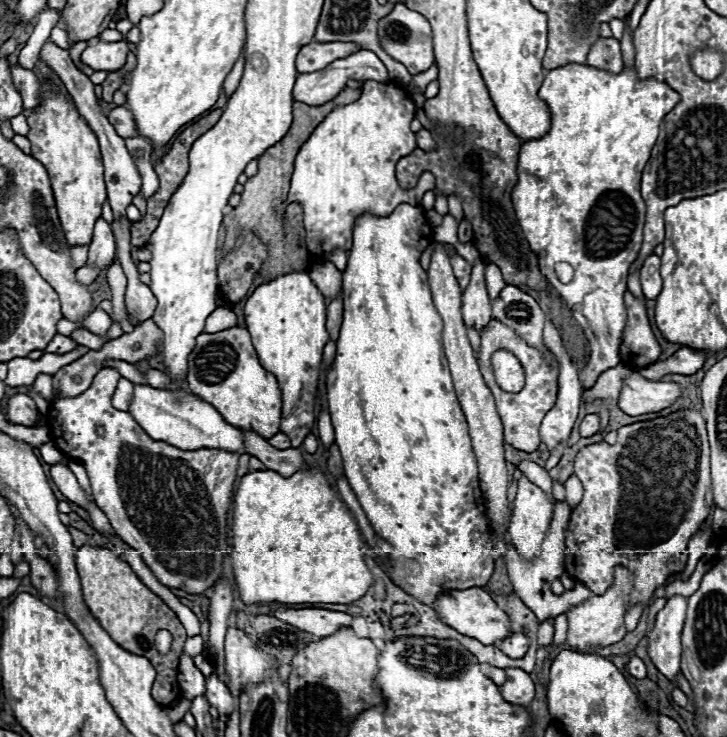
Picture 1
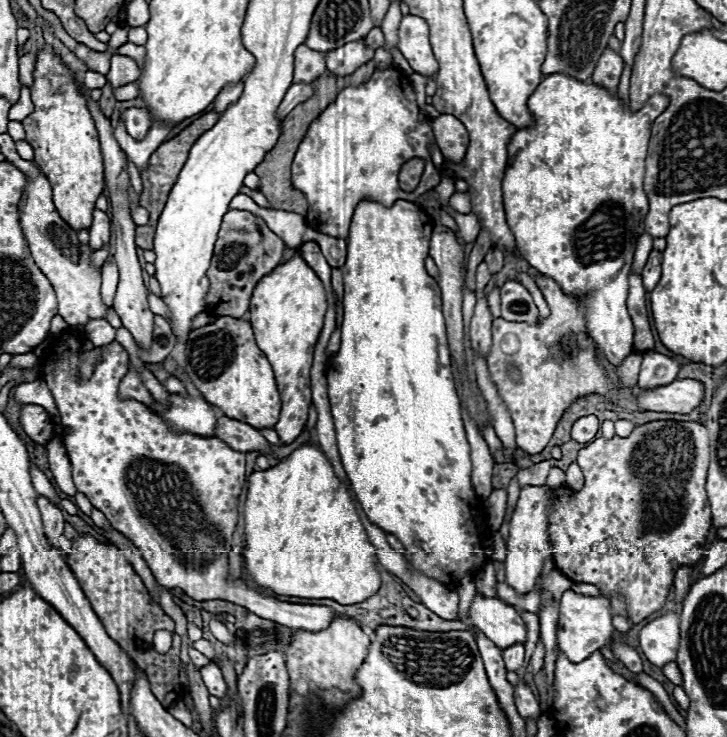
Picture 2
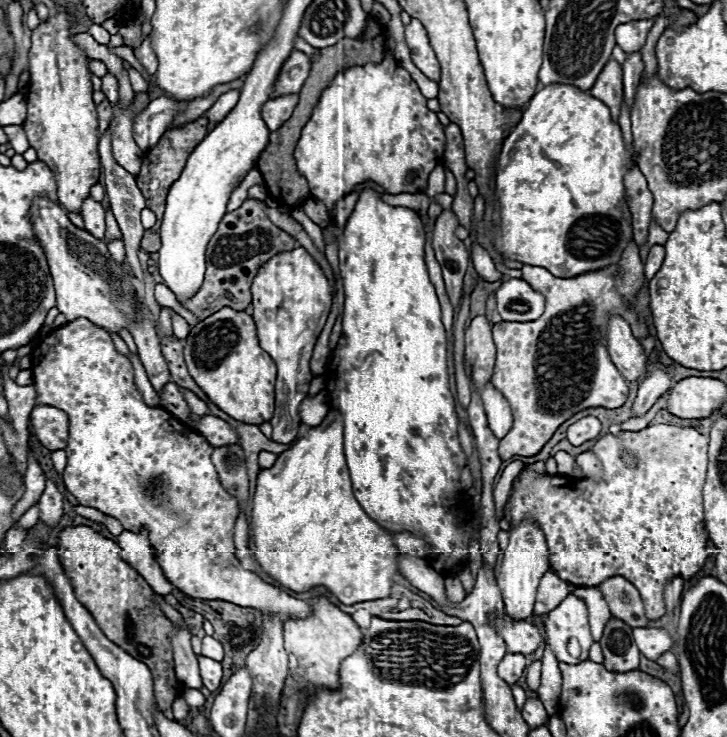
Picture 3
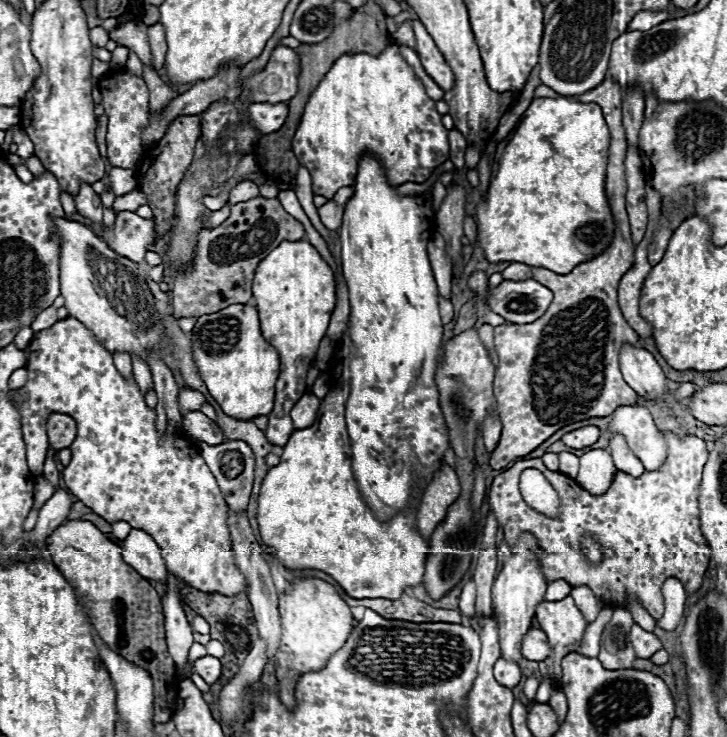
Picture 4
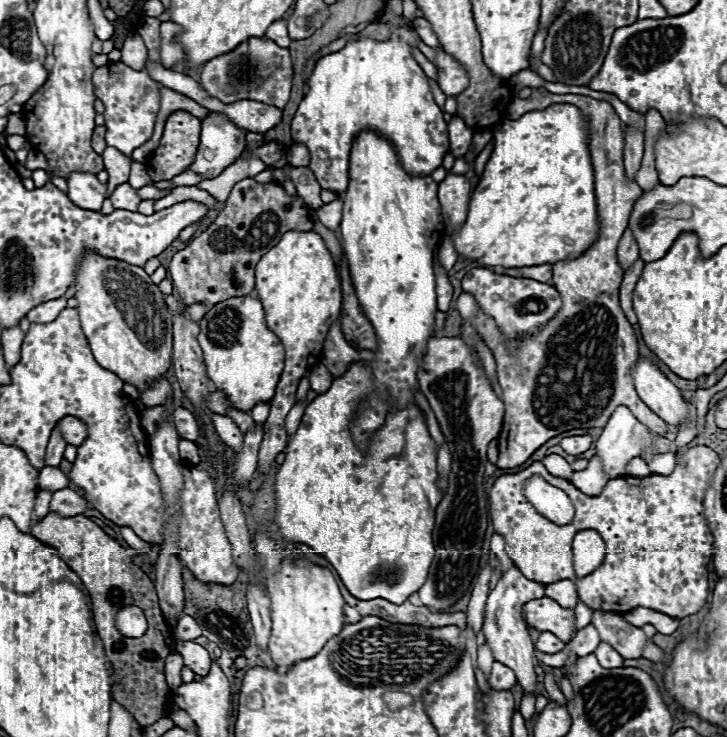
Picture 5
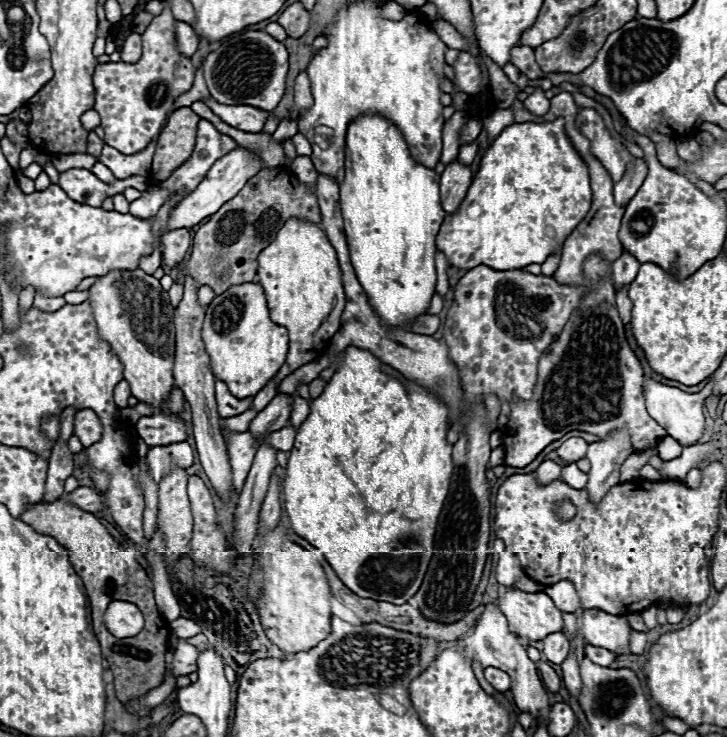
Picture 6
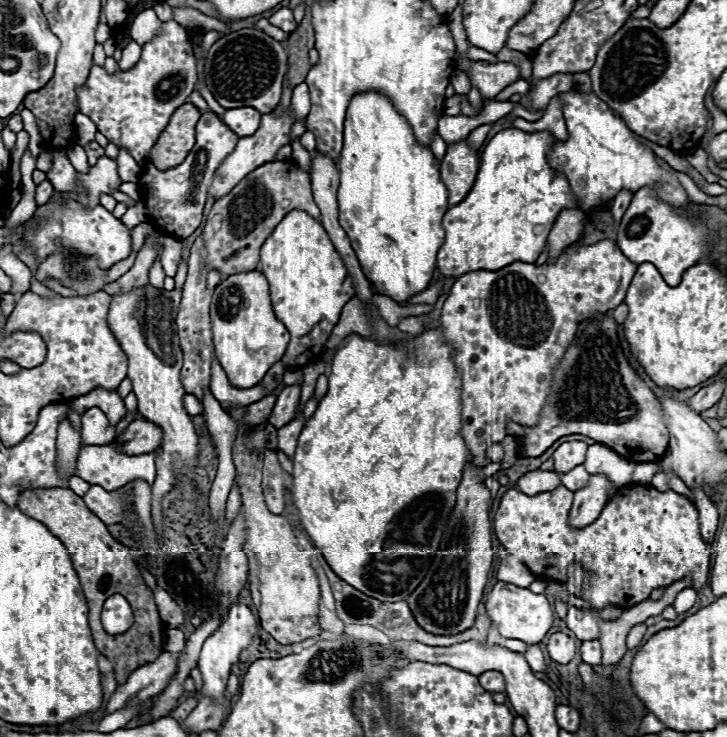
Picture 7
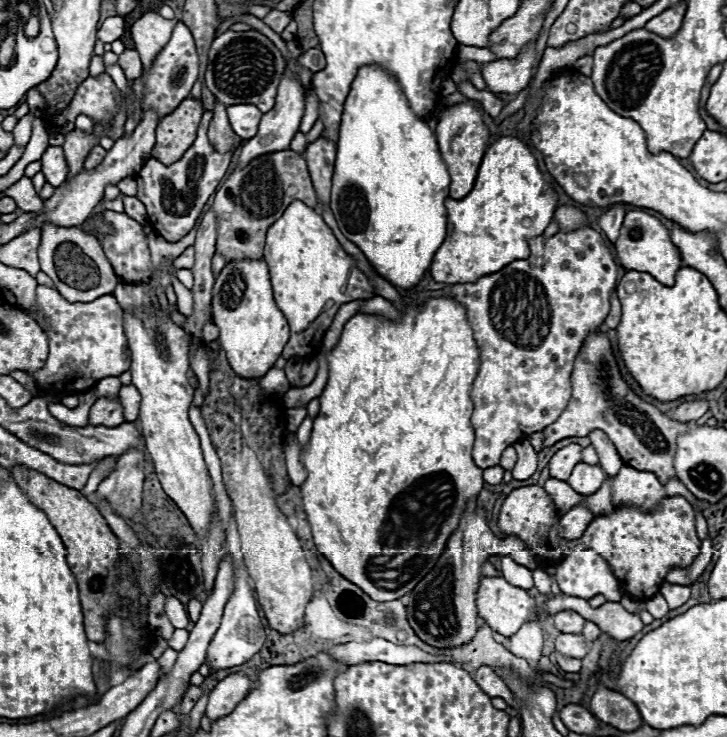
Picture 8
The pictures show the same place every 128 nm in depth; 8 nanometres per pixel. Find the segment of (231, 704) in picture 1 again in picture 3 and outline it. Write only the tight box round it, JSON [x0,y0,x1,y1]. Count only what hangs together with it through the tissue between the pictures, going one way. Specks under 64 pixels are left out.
[198,656,222,692]

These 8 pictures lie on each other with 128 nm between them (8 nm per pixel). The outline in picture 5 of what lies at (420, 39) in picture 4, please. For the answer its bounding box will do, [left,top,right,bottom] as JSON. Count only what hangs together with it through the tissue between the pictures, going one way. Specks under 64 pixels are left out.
[434,48,468,96]

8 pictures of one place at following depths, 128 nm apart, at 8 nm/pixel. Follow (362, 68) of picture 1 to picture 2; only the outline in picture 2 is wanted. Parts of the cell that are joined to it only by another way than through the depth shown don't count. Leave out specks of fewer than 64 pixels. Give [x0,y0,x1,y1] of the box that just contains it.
[278,48,392,118]

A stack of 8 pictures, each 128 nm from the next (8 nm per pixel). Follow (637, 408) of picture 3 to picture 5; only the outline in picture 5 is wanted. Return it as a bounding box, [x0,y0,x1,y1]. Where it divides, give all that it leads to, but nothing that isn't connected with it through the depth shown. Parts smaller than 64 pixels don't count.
[596,406,674,478]

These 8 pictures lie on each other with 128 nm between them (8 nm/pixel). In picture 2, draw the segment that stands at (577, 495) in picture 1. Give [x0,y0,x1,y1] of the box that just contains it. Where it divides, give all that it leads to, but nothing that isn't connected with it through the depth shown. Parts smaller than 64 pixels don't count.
[566,464,584,490]

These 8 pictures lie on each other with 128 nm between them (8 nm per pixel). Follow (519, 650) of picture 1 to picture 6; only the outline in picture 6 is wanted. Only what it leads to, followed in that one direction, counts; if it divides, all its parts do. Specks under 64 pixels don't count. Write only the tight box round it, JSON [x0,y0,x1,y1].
[484,666,510,692]

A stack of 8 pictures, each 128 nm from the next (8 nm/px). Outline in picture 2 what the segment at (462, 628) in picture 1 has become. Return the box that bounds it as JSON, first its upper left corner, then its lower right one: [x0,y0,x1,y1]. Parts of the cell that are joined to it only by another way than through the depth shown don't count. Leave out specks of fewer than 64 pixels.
[468,592,526,648]

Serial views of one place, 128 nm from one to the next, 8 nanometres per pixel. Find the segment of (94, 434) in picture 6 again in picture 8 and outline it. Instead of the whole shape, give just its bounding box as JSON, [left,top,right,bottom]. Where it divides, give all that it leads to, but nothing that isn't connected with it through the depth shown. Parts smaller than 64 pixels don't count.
[88,398,124,428]

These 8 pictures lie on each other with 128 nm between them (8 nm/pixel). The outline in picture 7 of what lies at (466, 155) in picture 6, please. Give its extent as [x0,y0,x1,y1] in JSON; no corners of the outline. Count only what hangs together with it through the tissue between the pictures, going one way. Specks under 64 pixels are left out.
[468,124,490,148]

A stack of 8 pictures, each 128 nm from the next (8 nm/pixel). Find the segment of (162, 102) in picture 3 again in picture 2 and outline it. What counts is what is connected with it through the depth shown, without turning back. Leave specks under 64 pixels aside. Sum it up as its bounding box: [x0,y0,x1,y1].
[120,108,150,140]

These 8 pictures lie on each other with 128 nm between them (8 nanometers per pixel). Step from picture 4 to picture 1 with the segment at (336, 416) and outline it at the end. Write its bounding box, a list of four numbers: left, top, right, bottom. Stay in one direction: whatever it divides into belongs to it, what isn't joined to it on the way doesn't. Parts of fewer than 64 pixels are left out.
[228,468,372,606]

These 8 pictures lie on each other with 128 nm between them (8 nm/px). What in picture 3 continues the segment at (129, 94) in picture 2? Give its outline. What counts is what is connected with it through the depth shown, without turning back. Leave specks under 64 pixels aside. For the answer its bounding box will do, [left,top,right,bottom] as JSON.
[130,68,148,94]

